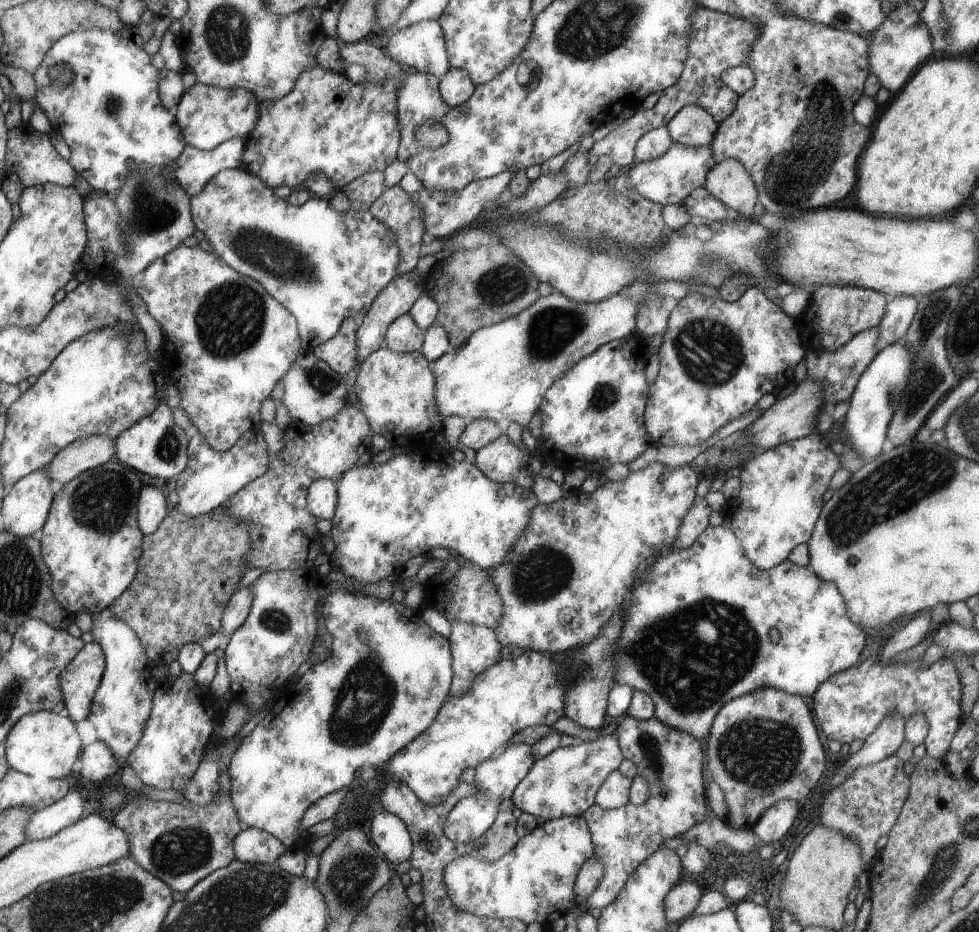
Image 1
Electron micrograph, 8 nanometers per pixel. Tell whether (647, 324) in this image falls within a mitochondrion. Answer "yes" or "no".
no

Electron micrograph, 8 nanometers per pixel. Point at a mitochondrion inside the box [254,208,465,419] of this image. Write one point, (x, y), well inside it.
(321, 381)

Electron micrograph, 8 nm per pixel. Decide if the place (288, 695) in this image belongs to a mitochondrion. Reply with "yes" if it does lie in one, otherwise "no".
no

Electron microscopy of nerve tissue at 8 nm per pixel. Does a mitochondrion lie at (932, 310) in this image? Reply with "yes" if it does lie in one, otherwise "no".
yes

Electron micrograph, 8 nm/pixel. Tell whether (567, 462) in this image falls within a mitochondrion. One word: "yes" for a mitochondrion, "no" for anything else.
no

